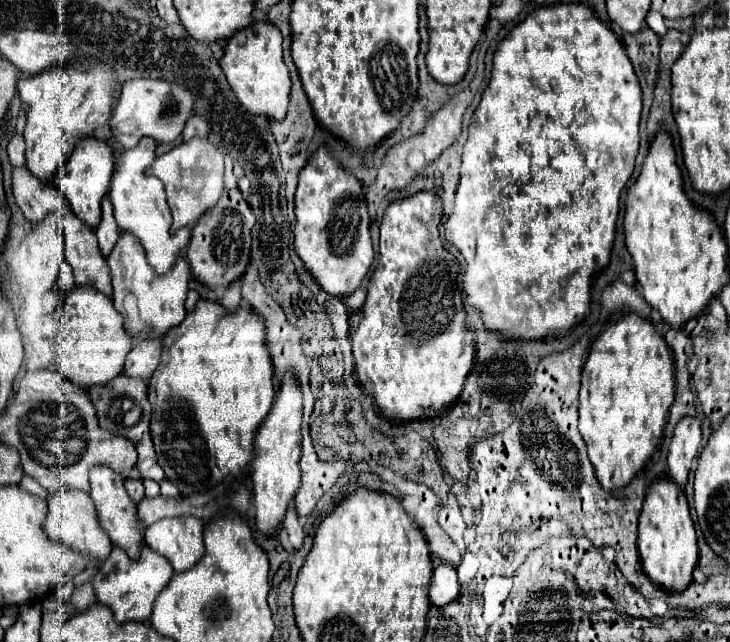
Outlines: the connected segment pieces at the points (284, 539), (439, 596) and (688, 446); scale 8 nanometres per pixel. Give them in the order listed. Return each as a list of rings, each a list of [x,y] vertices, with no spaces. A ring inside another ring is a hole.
[[[293,505],[287,509],[287,515],[281,523],[281,531],[279,531],[279,541],[283,545],[283,549],[287,553],[295,553],[301,549],[303,545],[303,539],[305,539],[305,531],[303,527],[299,525],[299,517],[297,517],[297,511],[293,509]]]
[[[441,563],[433,571],[433,579],[431,579],[431,589],[429,589],[431,603],[437,607],[447,605],[459,597],[459,591],[461,591],[461,587],[457,581],[455,567],[449,563]]]
[[[685,417],[675,427],[675,435],[671,439],[669,447],[669,477],[683,489],[689,471],[693,465],[693,459],[697,457],[701,445],[701,421],[697,417]]]

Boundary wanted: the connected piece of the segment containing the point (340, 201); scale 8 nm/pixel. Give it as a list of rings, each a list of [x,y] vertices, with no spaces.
[[[319,147],[299,173],[295,215],[295,253],[305,269],[329,295],[349,297],[359,289],[373,261],[369,213],[361,183],[337,165],[327,147]]]

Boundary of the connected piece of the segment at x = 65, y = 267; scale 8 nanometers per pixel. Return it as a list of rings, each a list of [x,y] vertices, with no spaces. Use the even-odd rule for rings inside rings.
[[[63,259],[61,261],[61,265],[59,265],[59,275],[57,275],[57,285],[59,285],[59,289],[63,291],[63,293],[69,293],[69,291],[73,291],[77,285],[75,285],[75,281],[73,281],[73,273],[71,273],[71,265]]]

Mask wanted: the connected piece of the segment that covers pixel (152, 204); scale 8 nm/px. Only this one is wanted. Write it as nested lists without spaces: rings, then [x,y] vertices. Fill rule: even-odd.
[[[139,141],[137,147],[123,151],[117,163],[117,171],[113,173],[111,179],[109,197],[113,203],[113,215],[119,225],[119,231],[131,233],[143,245],[147,261],[153,267],[153,271],[157,275],[163,275],[175,265],[177,257],[187,247],[191,233],[187,229],[187,237],[171,235],[173,219],[171,219],[171,209],[165,201],[165,189],[157,177],[145,175],[145,169],[149,169],[149,165],[155,161],[155,147],[157,147],[155,141]]]

